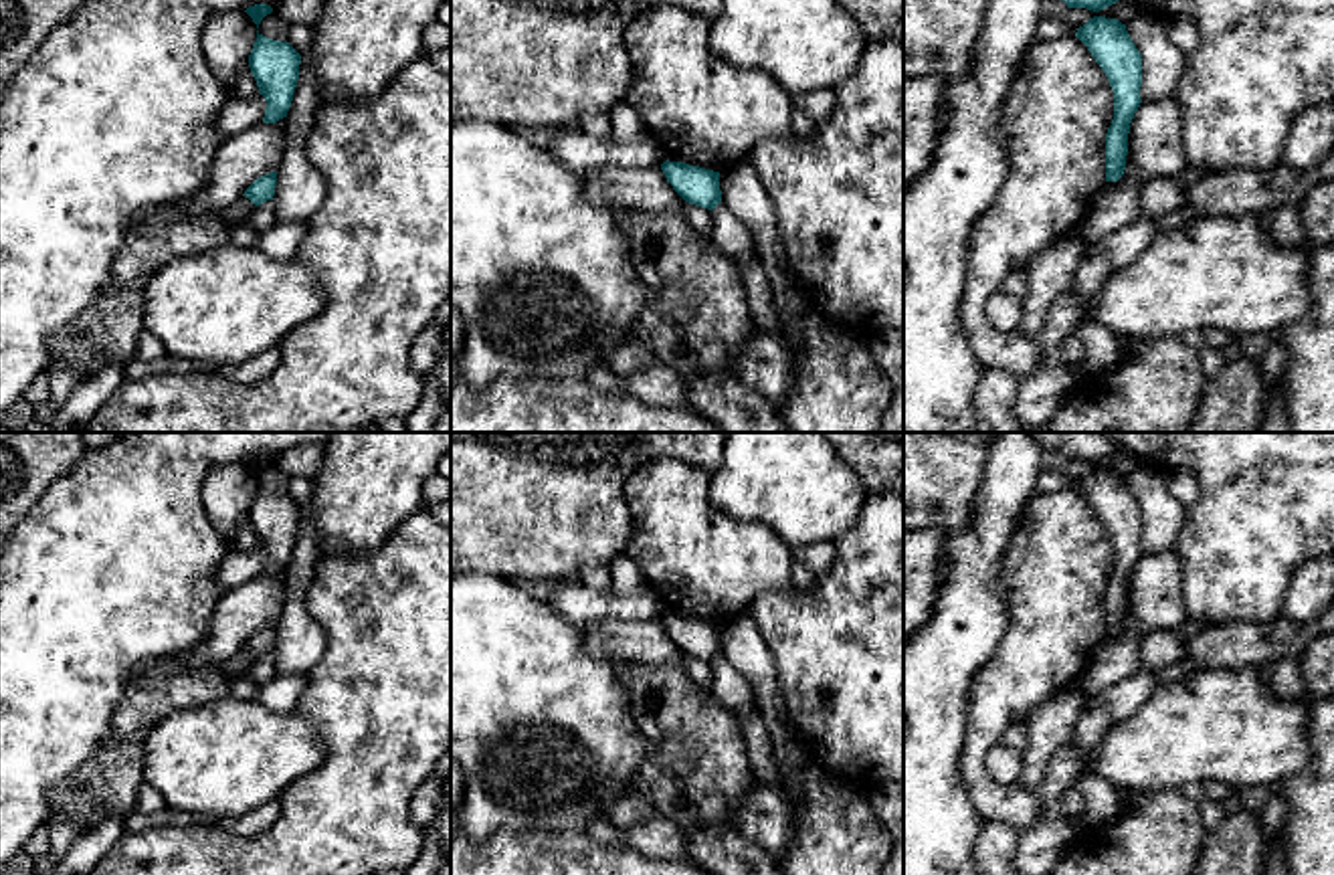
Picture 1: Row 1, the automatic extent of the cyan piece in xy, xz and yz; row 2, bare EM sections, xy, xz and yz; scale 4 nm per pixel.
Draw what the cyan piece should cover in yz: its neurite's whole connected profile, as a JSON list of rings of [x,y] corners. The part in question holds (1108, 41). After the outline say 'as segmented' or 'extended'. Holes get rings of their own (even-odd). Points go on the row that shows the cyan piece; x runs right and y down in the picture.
[[[1093,16],[1075,36],[1087,46],[1114,91],[1114,119],[1106,133],[1106,182],[1118,182],[1126,170],[1130,123],[1142,103],[1142,55],[1126,24],[1116,18]]]; as segmented

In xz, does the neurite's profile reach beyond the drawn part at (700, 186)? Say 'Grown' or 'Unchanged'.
Unchanged

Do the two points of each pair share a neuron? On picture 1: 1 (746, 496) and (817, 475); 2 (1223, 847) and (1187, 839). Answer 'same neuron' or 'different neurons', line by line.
1: same neuron
2: different neurons

